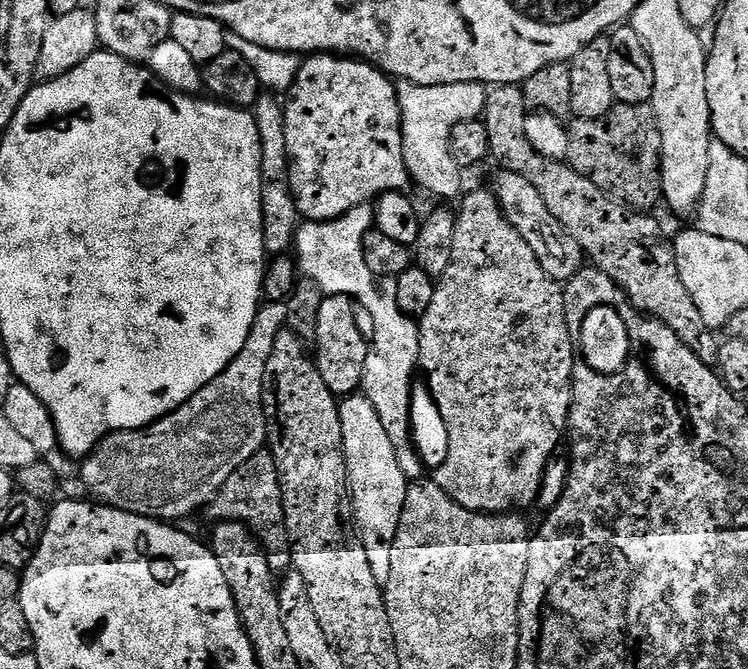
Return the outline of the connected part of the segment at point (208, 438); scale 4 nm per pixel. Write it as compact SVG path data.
M284 302L265 303L257 311L254 326L250 326L250 334L246 338L246 346L238 350L234 362L230 362L230 366L226 366L226 370L222 370L214 382L202 386L202 390L198 390L198 394L191 396L182 407L144 428L112 432L104 437L83 457L81 464L84 465L78 469L89 495L110 508L165 522L184 522L180 520L211 504L222 490L226 478L230 478L238 466L250 462L250 458L265 447L268 438L268 420L264 416L266 362L270 362L274 341L287 325L287 310L288 305Z

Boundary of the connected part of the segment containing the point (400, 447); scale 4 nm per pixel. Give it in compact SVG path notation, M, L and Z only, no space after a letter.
M360 205L337 218L301 223L296 230L294 256L305 277L314 280L325 294L351 296L372 319L368 361L364 367L362 395L378 410L378 419L394 446L398 462L409 482L425 479L426 467L412 442L411 398L412 375L417 375L420 362L420 325L398 310L396 286L381 282L366 264L362 255L362 238L371 231L375 211L371 205Z

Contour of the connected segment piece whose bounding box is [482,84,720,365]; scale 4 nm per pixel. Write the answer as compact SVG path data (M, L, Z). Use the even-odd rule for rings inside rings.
M501 84L488 92L482 119L486 134L490 134L491 159L496 159L503 171L522 174L522 178L526 178L526 182L542 194L542 202L546 202L550 214L562 222L585 257L614 278L616 285L627 294L629 302L639 312L674 330L674 334L678 334L678 338L682 338L682 342L686 342L686 346L690 346L702 362L715 365L720 354L717 333L706 326L698 306L694 306L694 298L690 298L690 290L682 286L676 265L676 249L664 237L659 222L652 214L635 211L613 200L594 186L590 178L582 178L582 174L578 174L567 162L538 154L526 138L529 115L523 87Z

